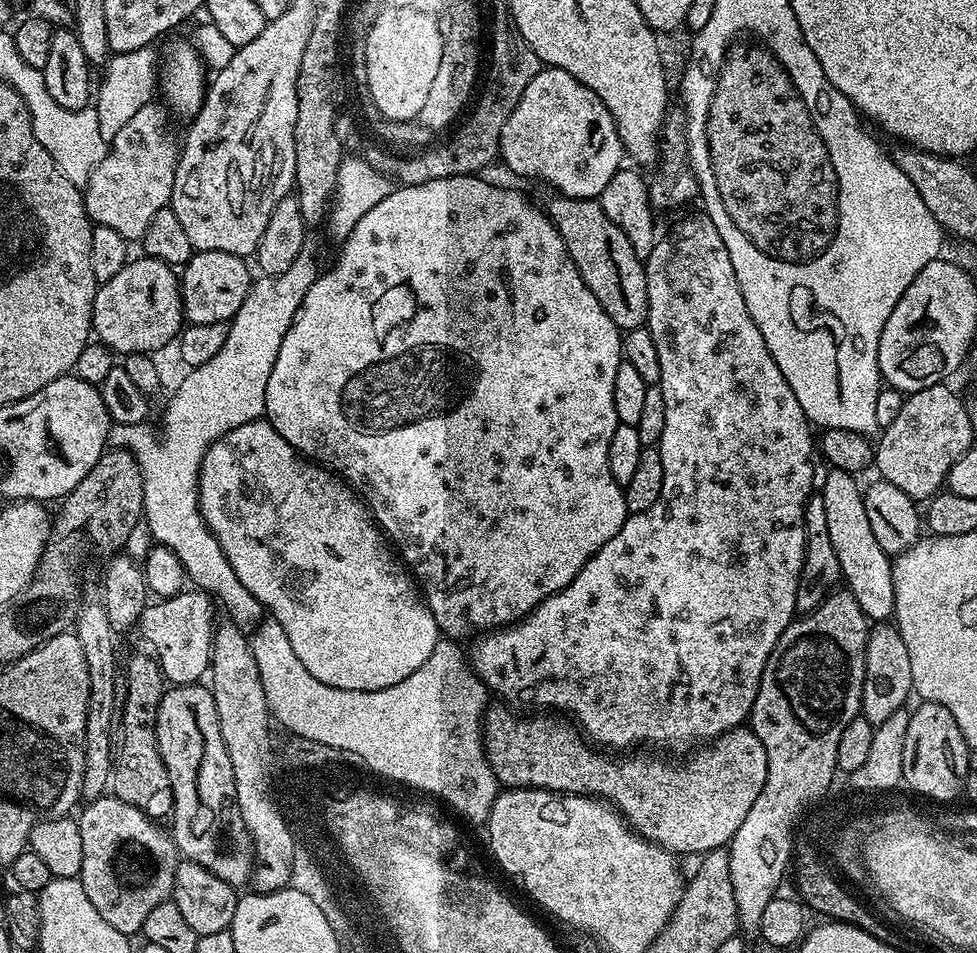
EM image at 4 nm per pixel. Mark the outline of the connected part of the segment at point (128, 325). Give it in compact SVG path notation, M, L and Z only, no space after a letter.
M137 255L138 258L129 259L127 264L114 274L104 284L99 285L92 307L92 330L95 339L100 339L108 348L113 348L119 354L143 352L156 354L159 348L175 341L185 327L184 303L180 297L180 277L177 269L171 264L162 262L153 256Z

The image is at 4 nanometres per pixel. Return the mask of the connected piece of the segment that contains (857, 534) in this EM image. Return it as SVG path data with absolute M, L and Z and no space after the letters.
M831 467L828 474L823 475L820 487L820 495L823 498L825 507L826 528L829 531L830 542L833 543L834 552L838 557L841 577L845 582L847 591L854 594L855 600L860 606L865 616L872 622L884 622L891 619L894 614L894 586L892 560L886 554L870 527L868 515L866 513L865 500L861 485L858 486L857 477L848 471L838 470Z

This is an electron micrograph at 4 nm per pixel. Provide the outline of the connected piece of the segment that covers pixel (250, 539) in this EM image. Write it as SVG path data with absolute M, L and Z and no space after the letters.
M261 418L254 422L246 422L242 426L230 430L225 436L218 438L208 447L204 455L204 461L200 464L200 486L198 491L200 494L200 513L202 518L206 522L206 526L214 534L214 538L218 538L218 546L222 546L230 566L234 566L234 574L238 574L238 582L242 582L242 586L246 586L246 590L250 590L250 594L254 594L254 598L258 598L258 602L266 610L267 615L271 619L277 620L282 626L282 630L286 630L286 638L290 642L294 654L298 654L298 662L302 662L302 666L306 666L306 670L310 670L310 674L314 674L314 678L318 678L318 682L326 682L326 686L334 686L338 690L366 690L367 692L370 690L382 690L386 686L395 686L396 683L402 682L402 678L410 678L410 674L414 674L414 670L418 670L418 666L422 666L422 662L426 662L426 658L430 658L434 646L442 638L440 627L436 625L434 614L428 609L427 599L422 595L417 581L413 579L409 569L397 559L393 549L386 543L381 529L376 521L372 519L371 512L368 511L367 504L360 499L359 495L349 485L344 483L343 479L337 478L327 467L317 466L315 463L309 462L305 457L299 455L295 448L289 446L286 438L282 438L282 434L278 434L278 430L274 430L274 426L269 424L267 419Z

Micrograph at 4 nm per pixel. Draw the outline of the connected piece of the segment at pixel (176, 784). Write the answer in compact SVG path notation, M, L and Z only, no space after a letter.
M203 683L181 684L165 691L156 715L156 741L172 783L170 835L176 841L177 853L206 866L222 882L247 885L254 863L252 839L238 810L234 770L222 742L218 710Z

